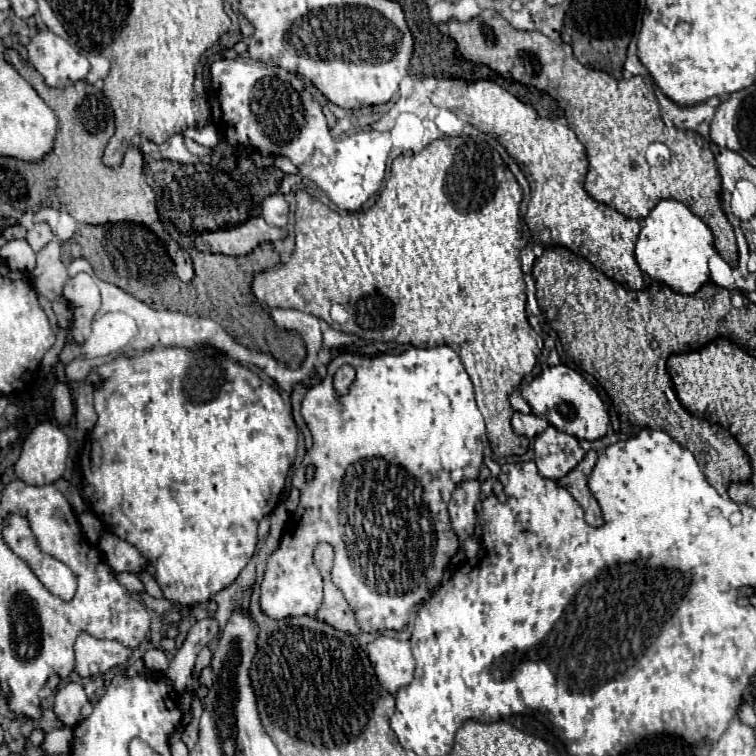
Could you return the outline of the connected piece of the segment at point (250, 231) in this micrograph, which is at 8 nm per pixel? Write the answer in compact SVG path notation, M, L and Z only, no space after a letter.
M259 216L227 230L199 234L195 238L195 248L199 248L201 252L213 252L213 254L225 254L225 256L245 256L261 242L275 242L285 236L287 232L283 228L269 226Z

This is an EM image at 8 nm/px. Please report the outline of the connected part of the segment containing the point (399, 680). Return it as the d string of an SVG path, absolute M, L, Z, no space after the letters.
M379 636L375 642L369 644L367 654L381 686L387 692L395 694L397 690L409 686L409 682L413 680L415 660L409 642Z

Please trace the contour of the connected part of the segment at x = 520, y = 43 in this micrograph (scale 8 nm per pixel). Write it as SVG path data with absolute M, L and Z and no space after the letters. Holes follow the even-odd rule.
M483 10L479 16L475 16L469 22L457 22L451 20L449 22L449 36L455 40L457 50L471 62L475 64L485 64L491 70L495 70L499 76L507 78L507 80L515 80L527 86L535 86L541 92L547 92L549 96L553 96L559 106L565 110L565 118L569 122L569 128L577 134L577 138L581 140L581 144L587 150L587 158L589 158L589 172L587 172L587 180L585 180L585 190L601 204L607 204L611 208L615 208L617 212L625 214L627 218L635 218L641 220L645 218L653 206L657 206L659 200L663 198L675 198L679 202L683 202L685 206L689 206L713 232L715 236L715 248L721 254L721 258L731 266L737 268L737 244L735 244L735 234L731 224L727 222L723 210L721 210L721 176L717 172L715 166L715 158L713 152L709 150L709 146L701 140L701 136L697 132L685 132L685 130L677 130L677 128L667 128L661 120L659 114L659 102L655 100L653 90L647 88L643 94L639 90L633 90L633 94L621 94L617 80L611 78L609 74L601 72L601 70L593 70L593 68L585 68L575 56L569 44L555 44L551 38L547 38L541 32L521 32L515 30L513 26L509 26L509 22L497 14L495 10ZM651 142L663 142L669 146L671 150L671 162L665 168L653 168L647 164L645 160L645 150Z

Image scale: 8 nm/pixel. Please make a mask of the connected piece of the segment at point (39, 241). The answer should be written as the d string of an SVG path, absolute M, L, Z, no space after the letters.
M35 224L35 228L27 232L27 242L35 252L39 252L51 240L53 240L53 232L47 224Z

